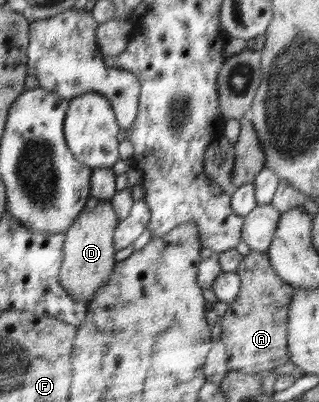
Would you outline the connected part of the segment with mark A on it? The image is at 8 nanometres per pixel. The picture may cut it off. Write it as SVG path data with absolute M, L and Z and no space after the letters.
M249 251L242 257L236 272L240 277L240 292L219 320L228 372L257 374L289 363L288 314L296 288L282 281L265 252Z

